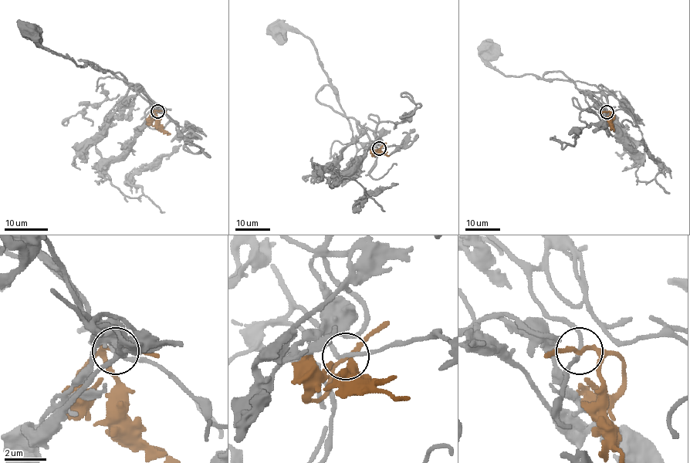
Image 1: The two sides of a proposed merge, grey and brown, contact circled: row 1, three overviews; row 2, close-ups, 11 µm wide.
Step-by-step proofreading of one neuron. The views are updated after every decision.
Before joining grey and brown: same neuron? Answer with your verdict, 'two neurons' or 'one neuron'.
two neurons

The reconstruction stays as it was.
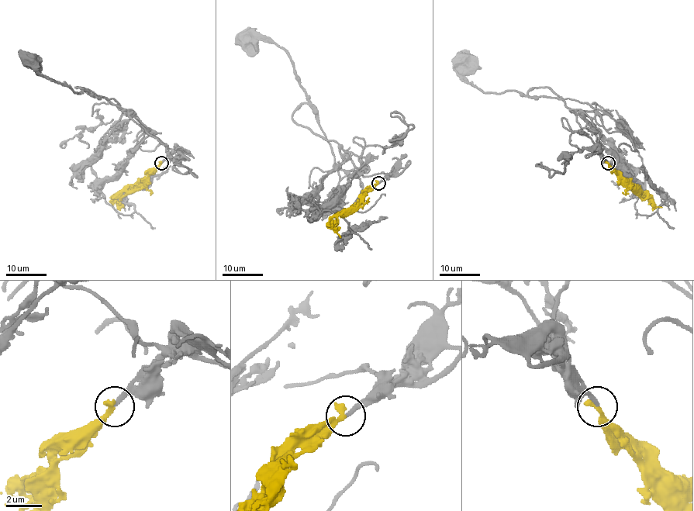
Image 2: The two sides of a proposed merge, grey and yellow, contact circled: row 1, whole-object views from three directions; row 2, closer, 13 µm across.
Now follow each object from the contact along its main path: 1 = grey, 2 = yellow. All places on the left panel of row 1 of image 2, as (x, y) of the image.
1: (161, 163), (171, 150), (147, 132), (131, 109), (122, 109), (88, 91), (79, 94), (45, 77), (29, 60)
2: (161, 163), (134, 189), (121, 190), (116, 195), (117, 204), (124, 207)

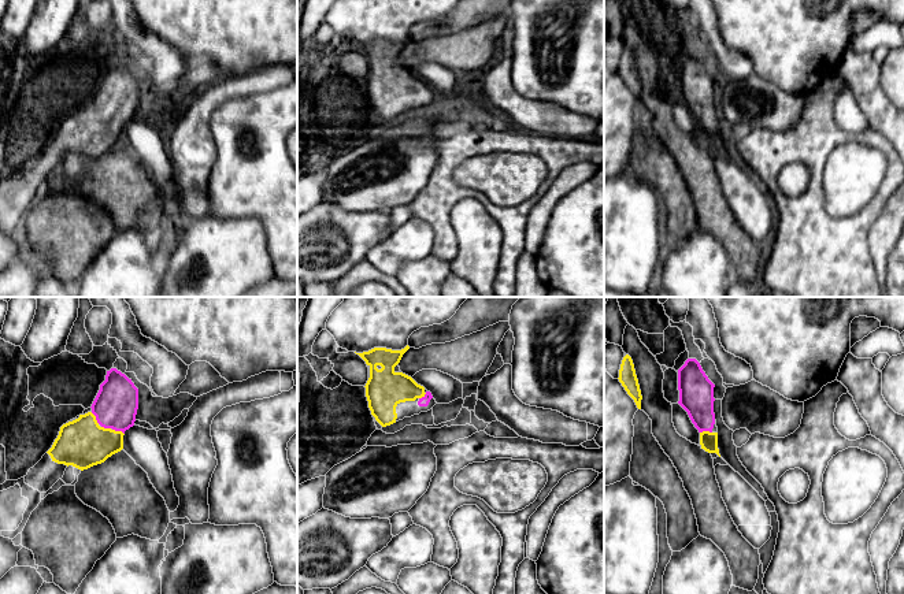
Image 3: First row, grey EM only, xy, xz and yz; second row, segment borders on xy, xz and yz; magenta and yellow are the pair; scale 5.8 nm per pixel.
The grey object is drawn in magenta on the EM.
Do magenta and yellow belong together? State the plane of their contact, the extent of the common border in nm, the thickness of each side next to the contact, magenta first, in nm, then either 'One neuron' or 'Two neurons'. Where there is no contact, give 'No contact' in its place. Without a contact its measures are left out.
Touches magenta in xy. Shared border 90 nm. Thickness 260 nm (magenta) against 280 nm. One neuron

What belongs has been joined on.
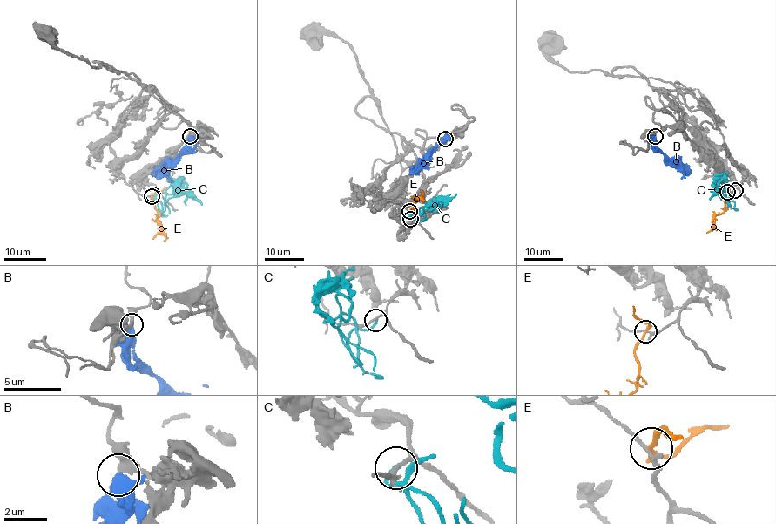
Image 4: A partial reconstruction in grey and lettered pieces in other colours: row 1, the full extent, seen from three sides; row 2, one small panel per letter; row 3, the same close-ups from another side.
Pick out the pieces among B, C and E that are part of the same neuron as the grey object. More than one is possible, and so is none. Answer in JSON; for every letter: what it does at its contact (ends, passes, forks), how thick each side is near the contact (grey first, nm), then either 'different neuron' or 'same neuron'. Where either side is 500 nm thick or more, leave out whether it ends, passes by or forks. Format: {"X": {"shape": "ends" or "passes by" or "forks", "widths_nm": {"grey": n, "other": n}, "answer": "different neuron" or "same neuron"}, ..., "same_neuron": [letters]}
{"B": {"shape": "passes by", "widths_nm": {"grey": 280, "other": 320}, "answer": "same neuron"}, "C": {"shape": "ends", "widths_nm": {"grey": 180, "other": 220}, "answer": "different neuron"}, "E": {"shape": "passes by", "widths_nm": {"grey": 190, "other": 240}, "answer": "different neuron"}, "same_neuron": ["B"]}

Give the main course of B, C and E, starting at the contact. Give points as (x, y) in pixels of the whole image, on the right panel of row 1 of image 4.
B: (655, 135), (656, 146), (671, 159), (678, 159), (689, 173)
C: (735, 190), (729, 193), (725, 188), (718, 189), (710, 199)
E: (727, 191), (724, 198), (725, 210), (717, 214), (707, 232)

